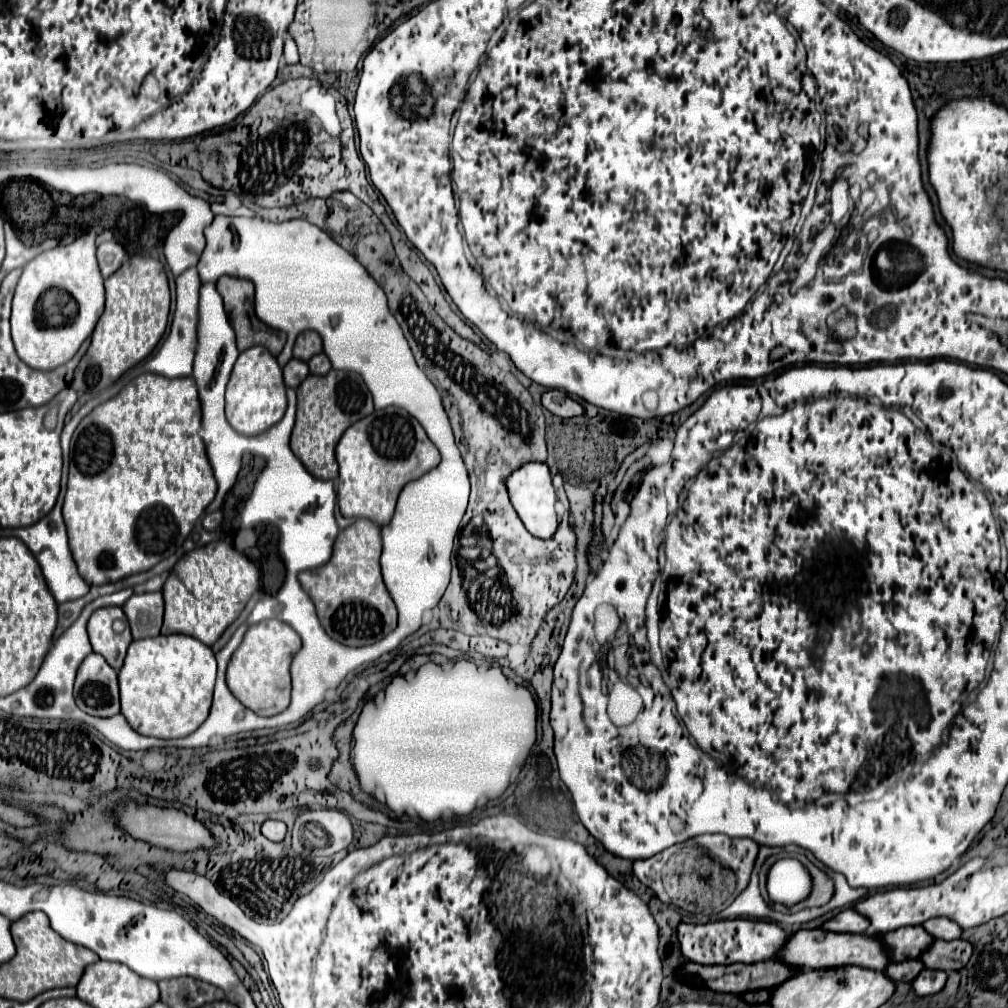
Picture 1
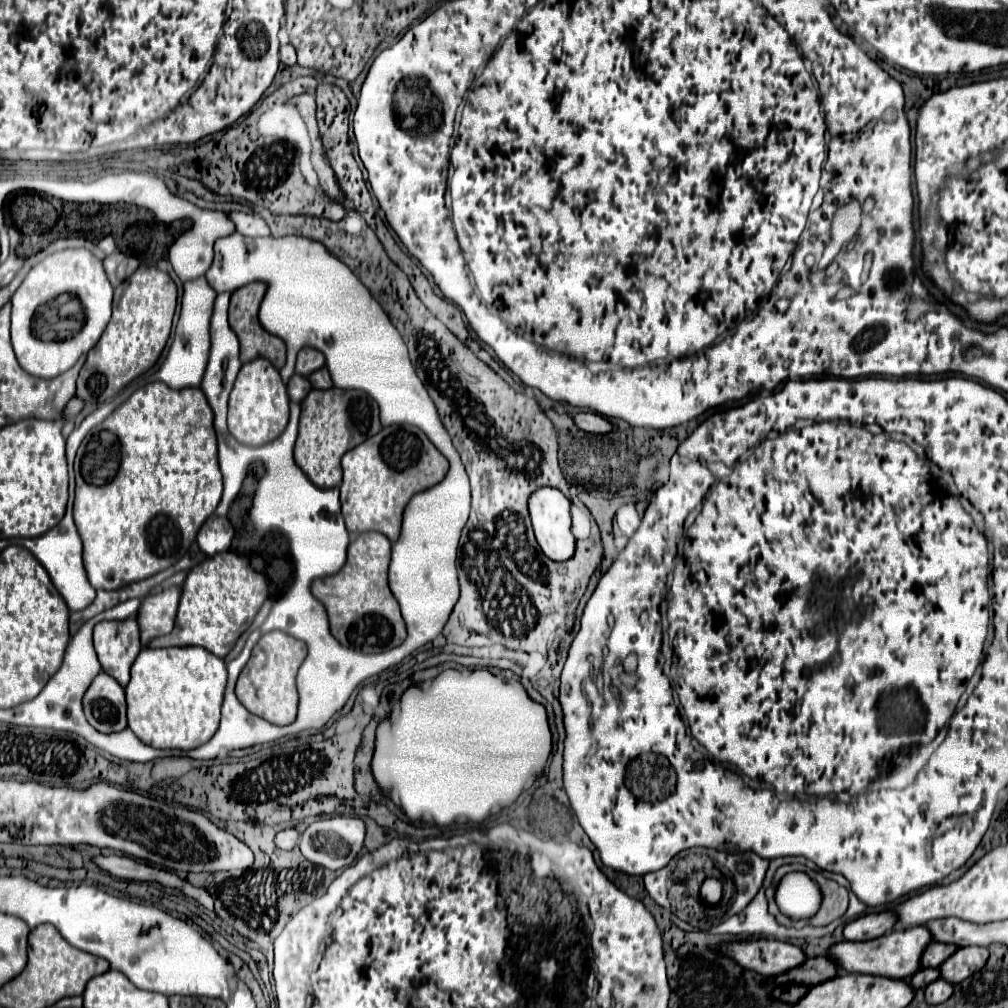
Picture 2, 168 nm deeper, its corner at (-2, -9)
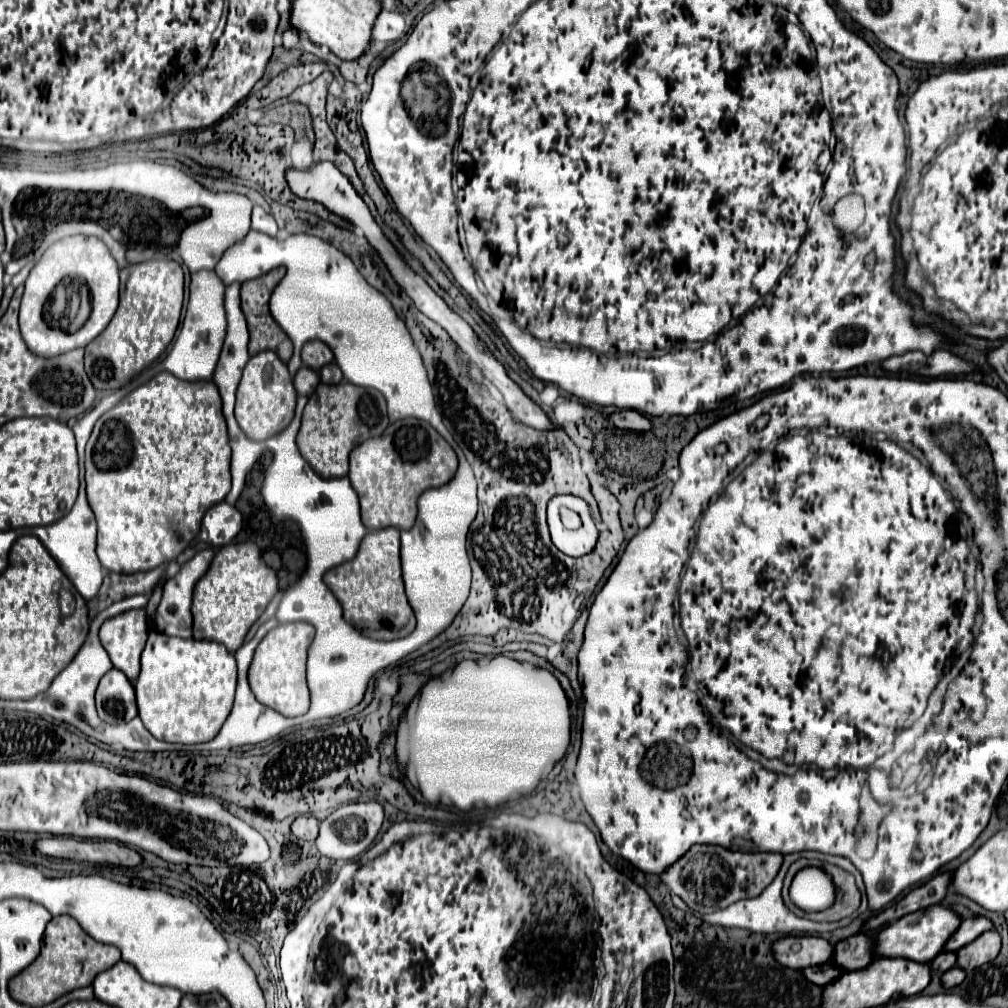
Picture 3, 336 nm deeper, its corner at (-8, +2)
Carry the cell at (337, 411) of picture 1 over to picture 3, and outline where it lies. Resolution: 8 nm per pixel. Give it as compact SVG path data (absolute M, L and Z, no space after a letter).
M320 383L308 399L296 443L302 457L312 465L312 469L318 475L344 477L348 473L350 451L358 443L380 435L386 427L388 427L388 413L384 395L380 391L358 387L352 383L338 383L338 385Z

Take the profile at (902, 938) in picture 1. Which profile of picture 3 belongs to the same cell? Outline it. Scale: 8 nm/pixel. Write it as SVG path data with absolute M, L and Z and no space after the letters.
M976 917L976 919L966 919L962 921L962 925L958 927L958 931L946 941L944 949L946 951L958 951L960 947L972 943L978 935L982 935L984 931L992 929L992 921L984 919L984 917Z

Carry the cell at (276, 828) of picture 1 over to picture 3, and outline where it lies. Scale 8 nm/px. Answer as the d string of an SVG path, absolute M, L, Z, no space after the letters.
M306 815L296 817L294 823L292 823L292 833L294 833L298 839L314 841L316 835L318 835L318 819L316 819L316 817L306 817Z

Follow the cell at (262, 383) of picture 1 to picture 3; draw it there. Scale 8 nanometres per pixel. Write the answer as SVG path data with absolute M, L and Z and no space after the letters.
M262 351L244 367L242 381L236 393L236 421L240 429L254 441L264 441L270 435L276 435L286 425L290 425L296 407L296 389L292 385L292 377L288 367L274 355L274 351Z

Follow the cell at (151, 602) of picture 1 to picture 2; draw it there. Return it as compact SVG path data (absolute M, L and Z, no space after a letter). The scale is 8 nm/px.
M170 586L166 590L146 596L142 600L142 606L138 610L142 644L146 644L150 638L164 636L164 634L172 632L178 604L180 604L180 596L182 596L182 588Z

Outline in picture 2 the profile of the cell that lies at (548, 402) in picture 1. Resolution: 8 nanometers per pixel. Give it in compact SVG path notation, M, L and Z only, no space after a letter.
M578 414L576 418L576 426L584 432L590 434L608 434L612 432L612 424L608 422L608 418L598 416L598 414Z

